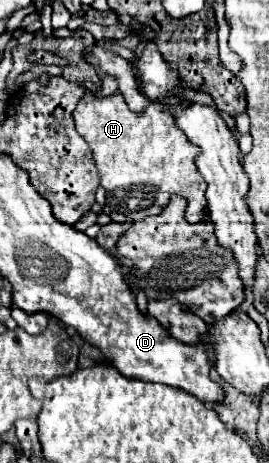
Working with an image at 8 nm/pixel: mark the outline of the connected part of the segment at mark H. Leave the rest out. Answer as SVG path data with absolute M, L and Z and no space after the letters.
M87 91L74 110L74 122L76 132L88 142L94 154L100 186L108 192L108 208L124 214L130 220L142 220L147 216L159 214L161 211L158 210L162 210L168 204L170 196L176 193L188 202L186 220L200 222L206 218L206 182L202 180L202 174L194 164L198 148L190 144L186 134L174 124L174 118L162 108L160 102L152 102L144 112L134 114L118 92L108 98L97 98L93 92Z

